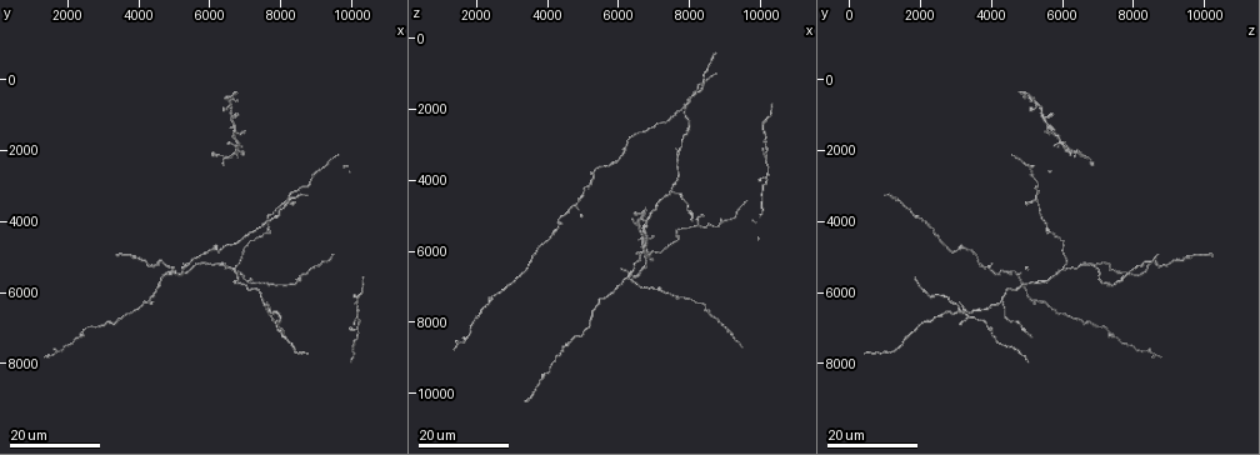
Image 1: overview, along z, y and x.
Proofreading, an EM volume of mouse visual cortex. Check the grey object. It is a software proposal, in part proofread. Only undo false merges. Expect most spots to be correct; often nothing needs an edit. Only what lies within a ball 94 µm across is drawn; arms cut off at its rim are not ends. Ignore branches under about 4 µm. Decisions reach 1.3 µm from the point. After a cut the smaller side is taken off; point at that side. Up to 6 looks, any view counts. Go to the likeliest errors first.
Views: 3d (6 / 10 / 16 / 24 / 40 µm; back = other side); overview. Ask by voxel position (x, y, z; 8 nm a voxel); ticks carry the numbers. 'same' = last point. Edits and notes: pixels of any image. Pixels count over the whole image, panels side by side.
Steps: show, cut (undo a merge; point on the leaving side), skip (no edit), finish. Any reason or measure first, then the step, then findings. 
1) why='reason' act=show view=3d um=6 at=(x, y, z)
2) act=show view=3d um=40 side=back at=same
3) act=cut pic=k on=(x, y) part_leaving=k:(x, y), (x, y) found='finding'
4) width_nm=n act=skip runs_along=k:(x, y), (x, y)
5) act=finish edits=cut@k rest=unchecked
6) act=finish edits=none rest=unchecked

why='branch point' act=show view=3d um=16 at=(6300, 5300, 6700)

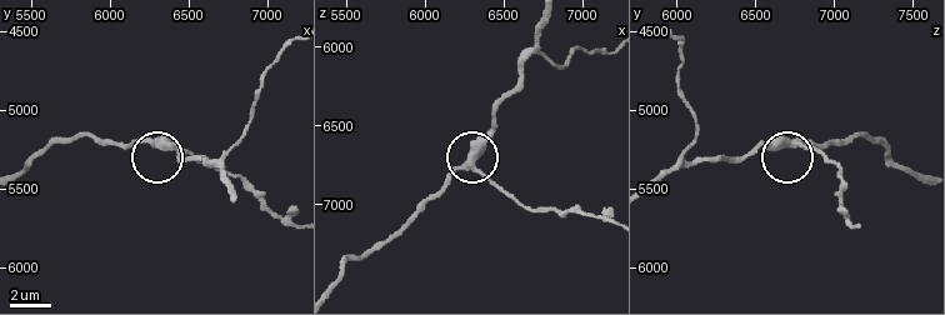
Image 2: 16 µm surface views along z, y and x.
why='zoom in' act=show view=3d um=10 at=(6300, 5220, 6780)

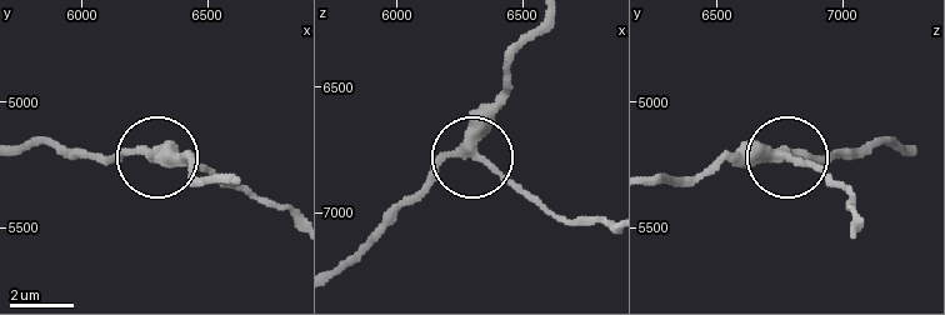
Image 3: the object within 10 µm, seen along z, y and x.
arms=3 act=skip found='continuous, no second cell'

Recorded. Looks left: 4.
act=show view=3d um=24 at=(6700, 5400, 6000)

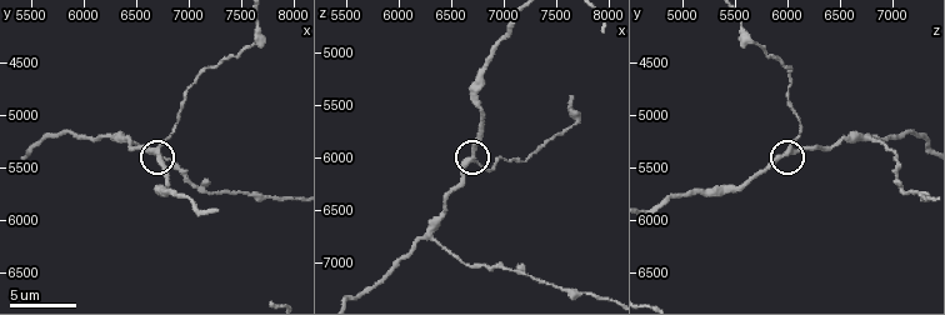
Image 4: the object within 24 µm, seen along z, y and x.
why='closer look' act=show view=3d um=6 at=(6700, 5300, 6040)

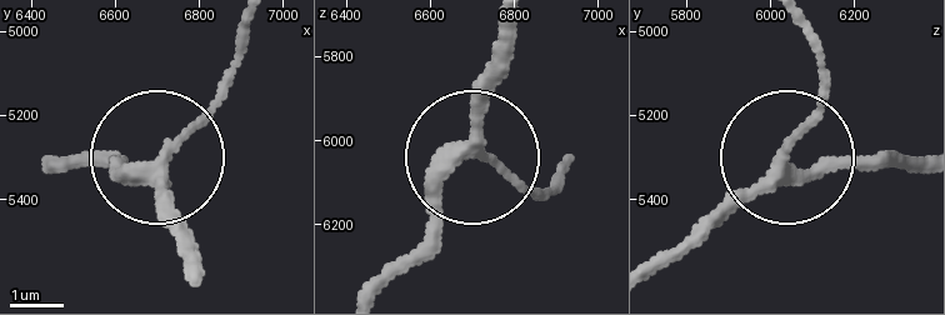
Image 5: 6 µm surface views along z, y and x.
arms=3 act=skip found='all the same cell'

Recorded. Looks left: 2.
why='branch point' act=show view=3d um=16 at=(7500, 6200, 4300)

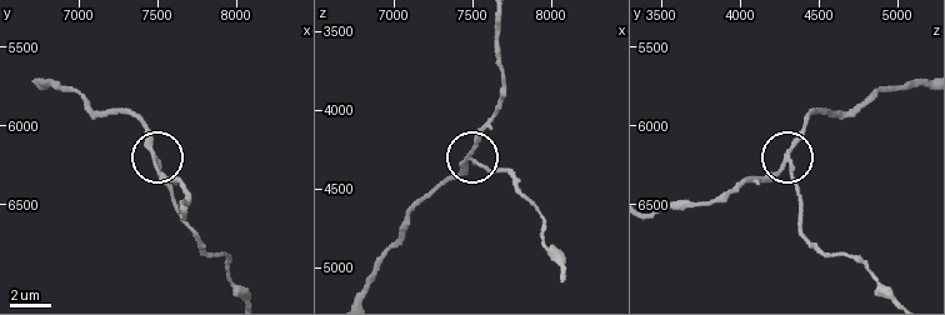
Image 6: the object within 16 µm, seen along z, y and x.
act=show view=3d um=10 at=same

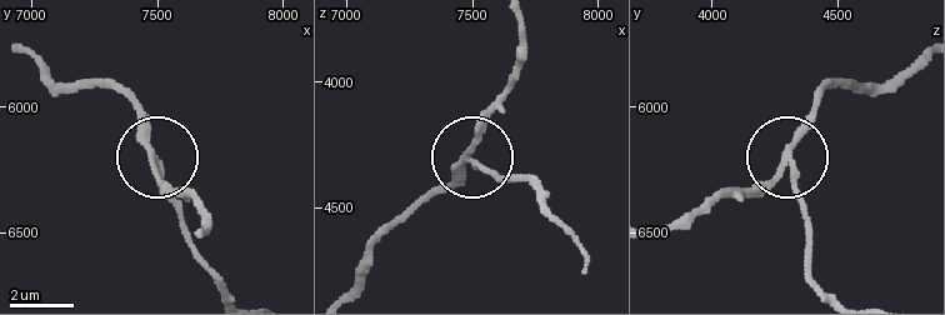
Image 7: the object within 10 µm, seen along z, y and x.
width_nm=210 act=cut pic=7 on=(489, 173) part_leaving=7:(470, 163), (495, 178), (519, 181), (551, 210) found='two cells meet here'

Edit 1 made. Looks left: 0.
act=finish edits=cut@7 rest=unchecked

